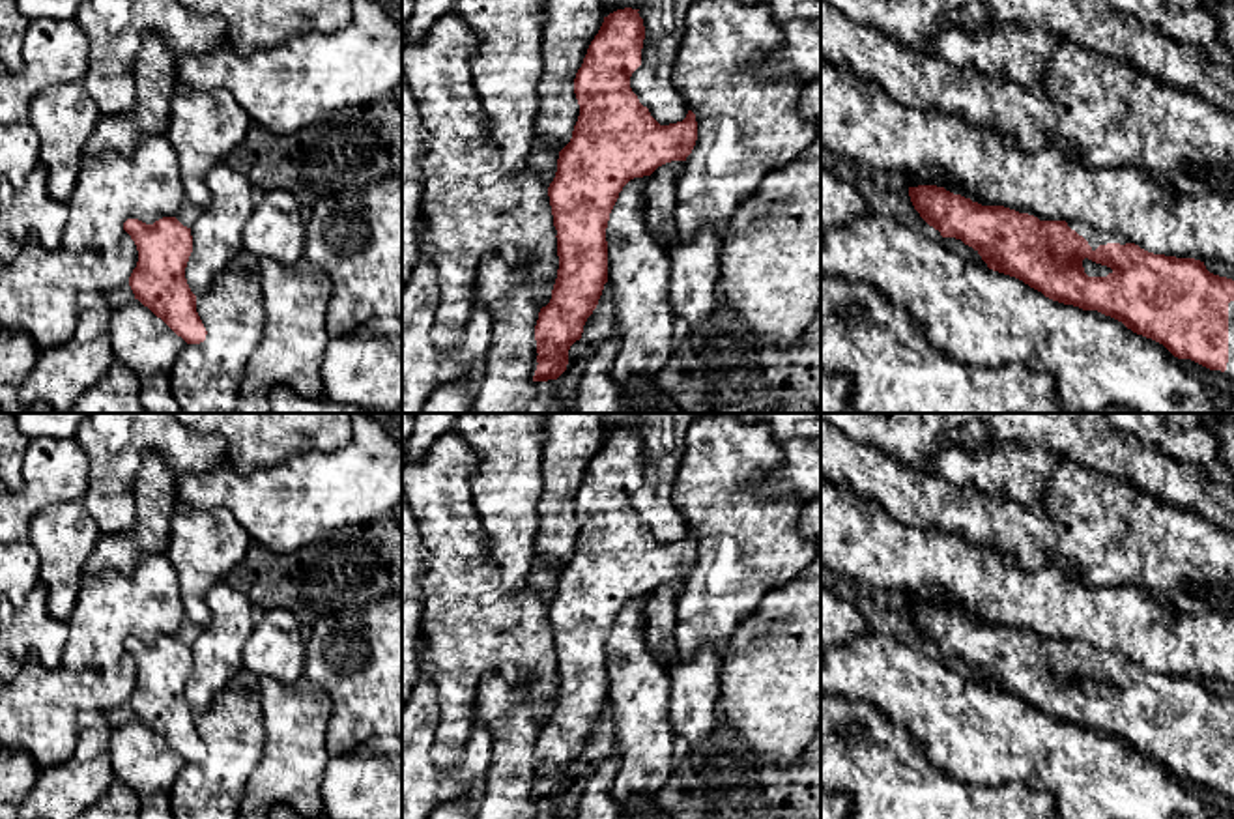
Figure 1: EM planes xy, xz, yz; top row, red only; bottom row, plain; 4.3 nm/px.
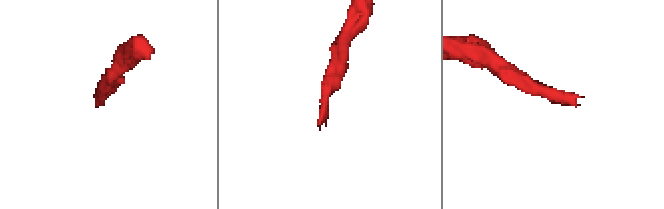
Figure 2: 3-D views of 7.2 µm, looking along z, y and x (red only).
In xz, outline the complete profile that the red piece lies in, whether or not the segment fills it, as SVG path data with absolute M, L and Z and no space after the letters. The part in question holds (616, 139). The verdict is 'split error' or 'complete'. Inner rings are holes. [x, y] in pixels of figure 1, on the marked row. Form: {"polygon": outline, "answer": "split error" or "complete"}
{"polygon": "M624 7L604 17L574 79L580 116L570 142L559 151L557 172L548 187L559 269L552 299L540 309L535 325L538 365L533 381L557 380L567 370L568 350L581 338L583 325L598 305L608 282L606 228L623 187L634 178L651 176L666 163L686 161L697 140L692 110L682 122L660 125L630 88L630 77L641 65L645 39L638 11Z", "answer": "complete"}

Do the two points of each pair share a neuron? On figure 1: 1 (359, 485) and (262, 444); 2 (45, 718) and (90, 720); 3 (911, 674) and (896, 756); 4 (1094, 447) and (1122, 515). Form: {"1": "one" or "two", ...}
{"1": "two", "2": "two", "3": "two", "4": "two"}

